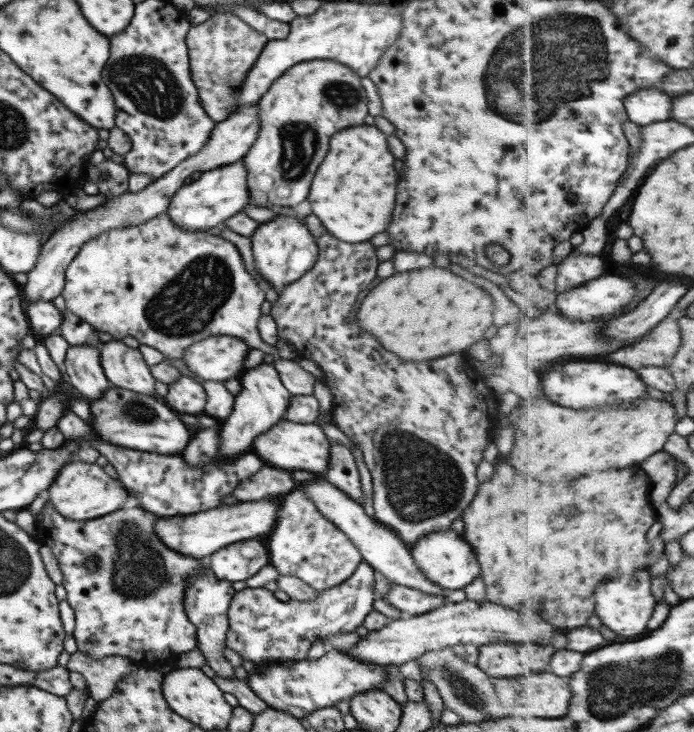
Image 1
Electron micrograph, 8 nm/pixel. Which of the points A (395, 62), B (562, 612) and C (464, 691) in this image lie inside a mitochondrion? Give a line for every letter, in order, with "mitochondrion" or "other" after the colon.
A: other
B: other
C: mitochondrion

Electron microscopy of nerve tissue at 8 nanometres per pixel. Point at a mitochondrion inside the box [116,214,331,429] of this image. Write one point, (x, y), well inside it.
(174, 311)

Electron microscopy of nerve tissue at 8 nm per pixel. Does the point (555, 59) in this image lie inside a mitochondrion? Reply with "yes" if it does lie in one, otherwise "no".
yes

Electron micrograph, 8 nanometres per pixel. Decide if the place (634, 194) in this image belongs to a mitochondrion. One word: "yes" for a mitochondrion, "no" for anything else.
no

